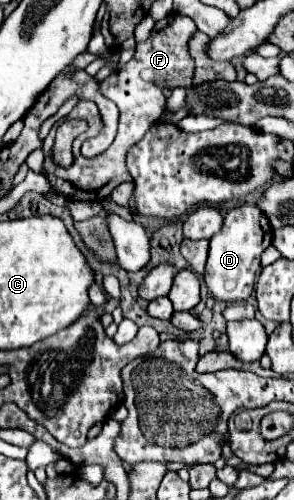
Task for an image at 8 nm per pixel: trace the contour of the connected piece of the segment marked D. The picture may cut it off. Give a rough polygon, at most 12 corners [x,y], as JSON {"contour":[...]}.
{"contour":[[261,209],[227,211],[203,281],[247,301],[273,229]]}

